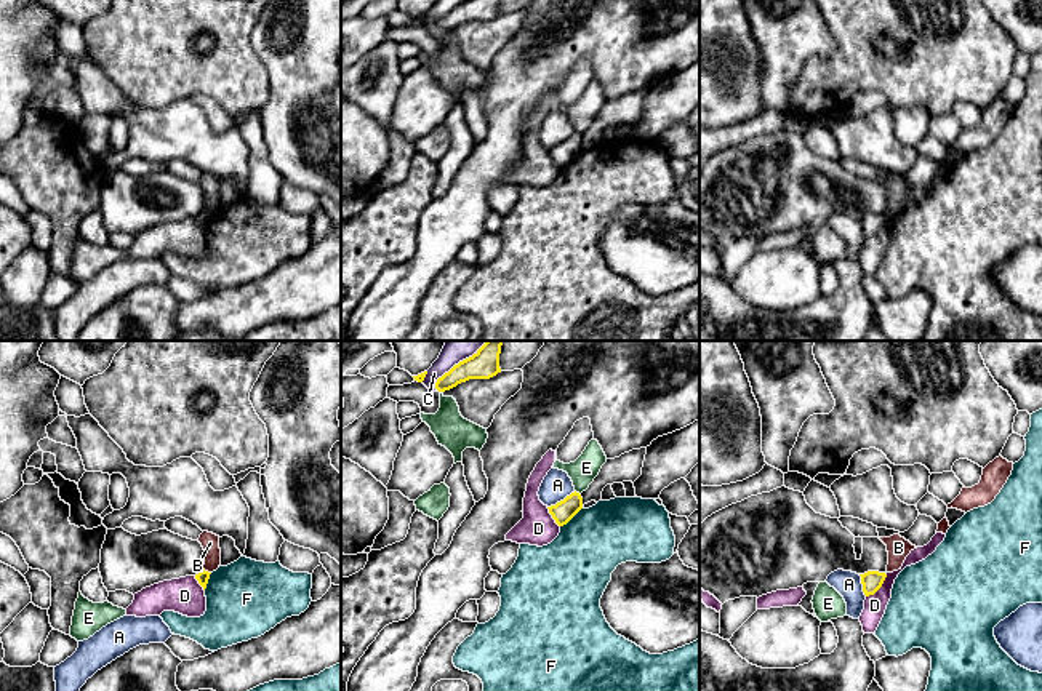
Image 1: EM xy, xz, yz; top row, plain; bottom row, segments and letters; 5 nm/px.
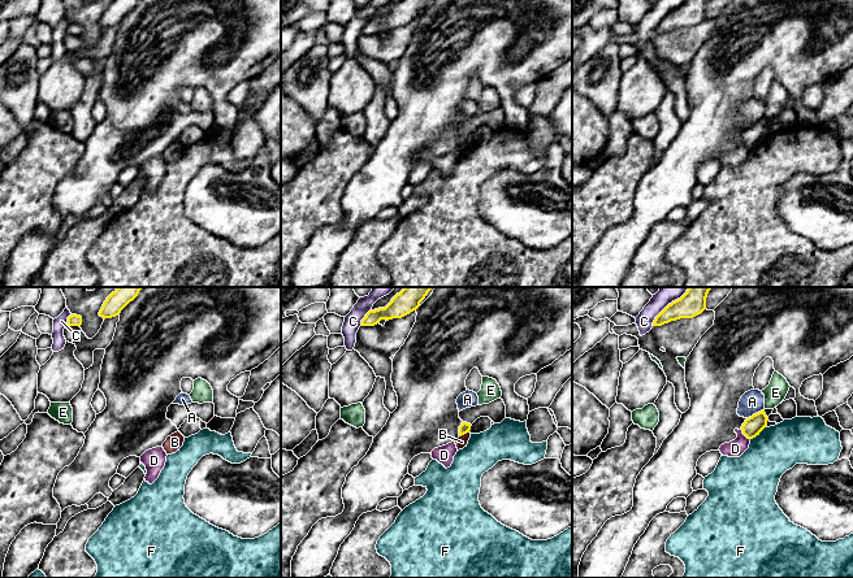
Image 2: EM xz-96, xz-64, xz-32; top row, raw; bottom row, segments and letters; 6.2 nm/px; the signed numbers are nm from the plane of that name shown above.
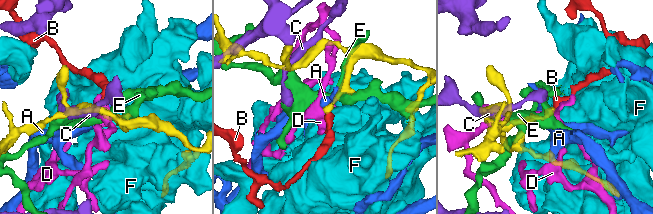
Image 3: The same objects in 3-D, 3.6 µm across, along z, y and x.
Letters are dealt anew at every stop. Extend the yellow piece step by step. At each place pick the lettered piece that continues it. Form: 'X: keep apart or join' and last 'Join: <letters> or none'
A: keep apart
B: keep apart
C: keep apart
D: keep apart
E: keep apart
F: keep apart
Join: none

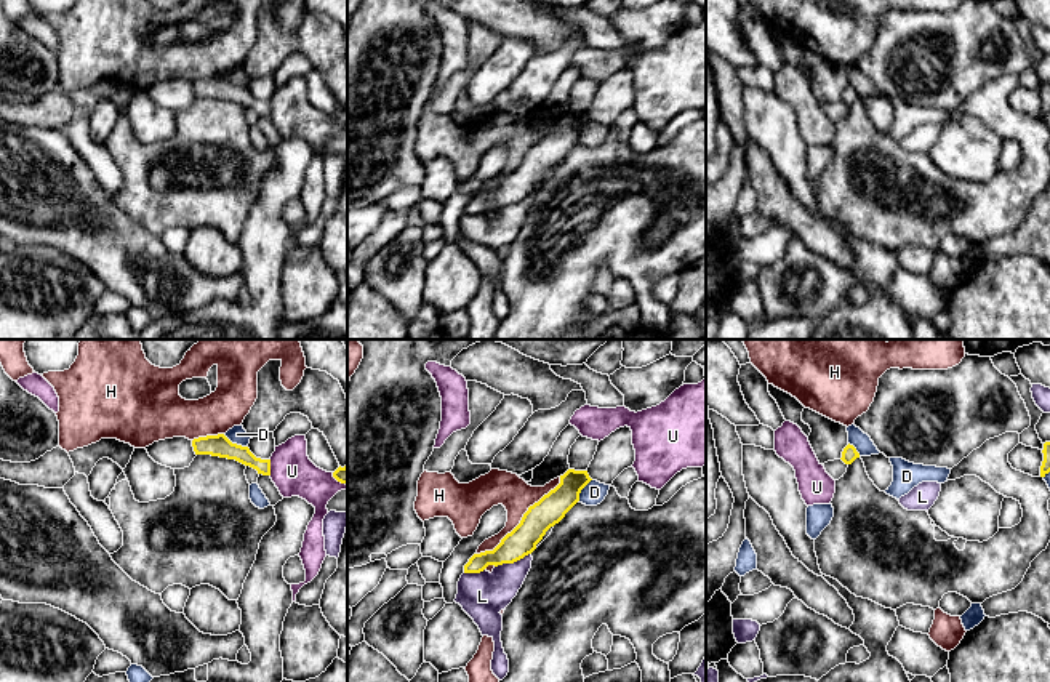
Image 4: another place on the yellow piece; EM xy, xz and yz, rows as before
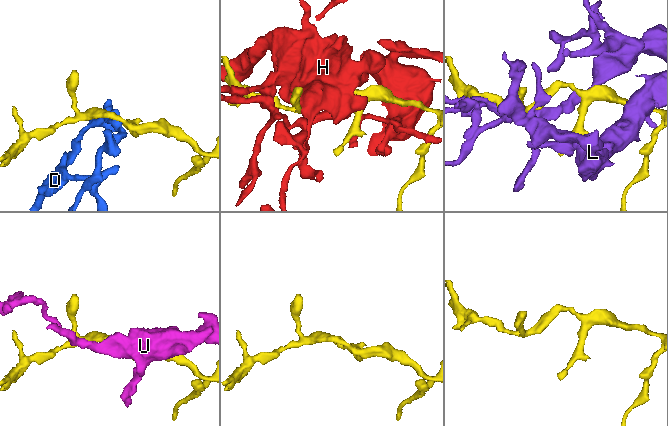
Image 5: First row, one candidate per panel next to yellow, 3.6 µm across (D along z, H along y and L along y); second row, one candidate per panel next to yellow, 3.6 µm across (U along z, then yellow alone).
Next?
D: keep apart
H: keep apart
L: keep apart
U: keep apart
Join: none

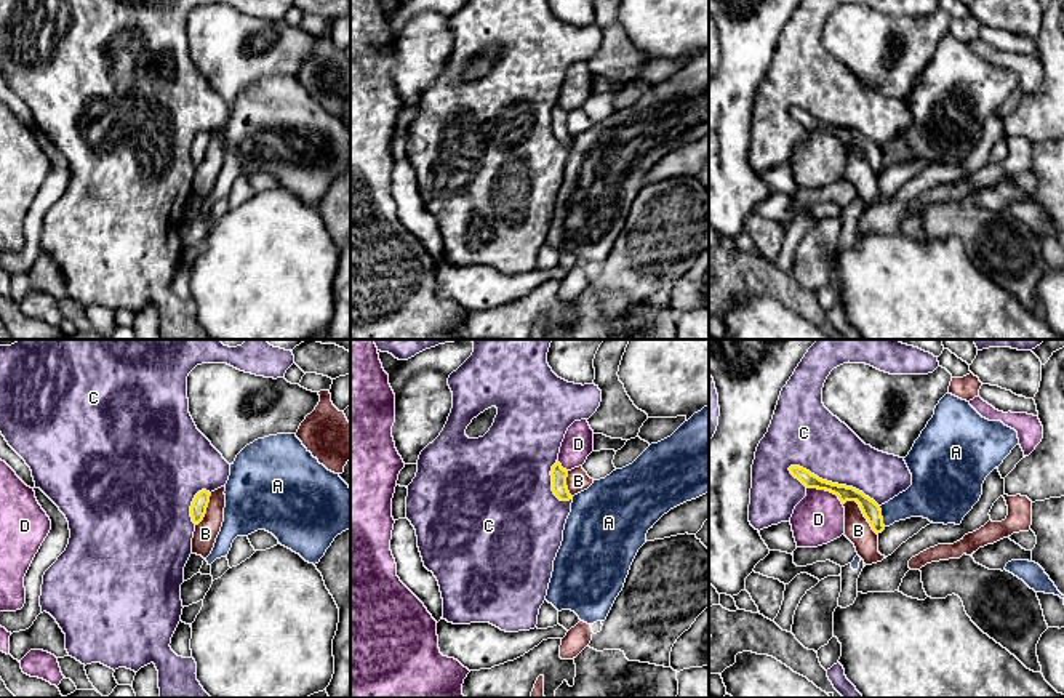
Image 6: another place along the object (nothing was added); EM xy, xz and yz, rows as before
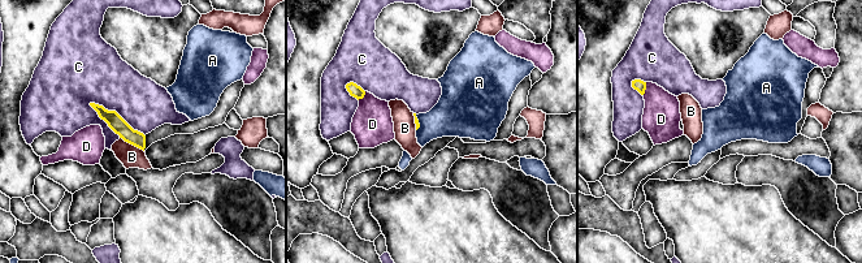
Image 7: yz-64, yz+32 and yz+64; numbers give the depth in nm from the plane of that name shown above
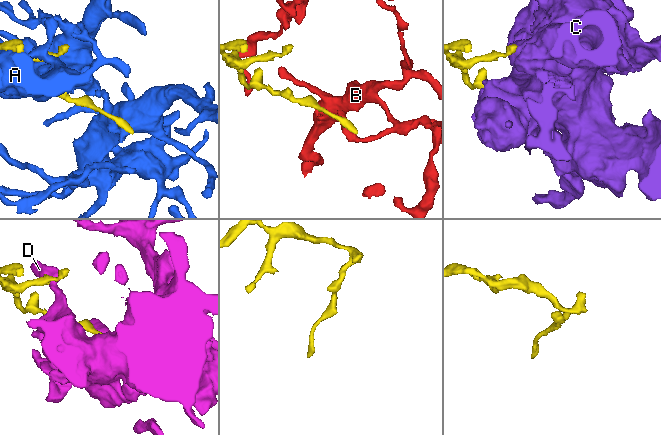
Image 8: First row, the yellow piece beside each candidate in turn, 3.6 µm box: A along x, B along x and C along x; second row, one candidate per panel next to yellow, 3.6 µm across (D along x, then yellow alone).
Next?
A: keep apart
B: keep apart
C: keep apart
D: keep apart
Join: none

